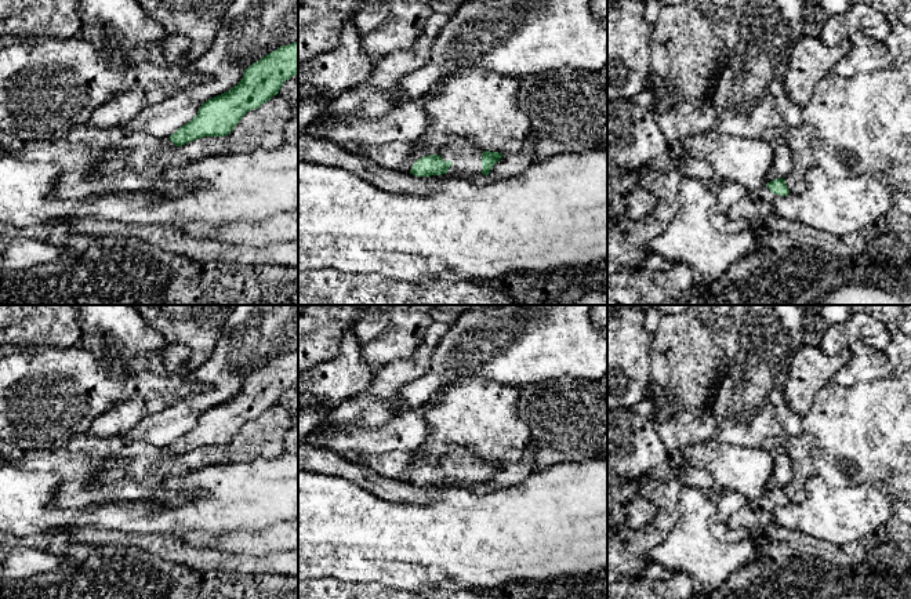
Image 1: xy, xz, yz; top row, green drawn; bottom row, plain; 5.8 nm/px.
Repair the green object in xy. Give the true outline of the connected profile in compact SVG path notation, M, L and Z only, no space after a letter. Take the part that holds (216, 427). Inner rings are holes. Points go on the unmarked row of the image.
M298 351L279 356L244 378L242 389L235 396L202 413L197 424L171 443L168 449L175 455L182 455L203 446L228 444L247 421L258 418L279 403L283 392L295 384L298 384Z

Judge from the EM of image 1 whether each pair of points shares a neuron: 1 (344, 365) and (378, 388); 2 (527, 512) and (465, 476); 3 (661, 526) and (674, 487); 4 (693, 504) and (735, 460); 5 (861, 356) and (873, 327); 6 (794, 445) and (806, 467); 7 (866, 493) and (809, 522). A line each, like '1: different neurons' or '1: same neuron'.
1: different neurons
2: different neurons
3: same neuron
4: different neurons
5: different neurons
6: same neuron
7: same neuron

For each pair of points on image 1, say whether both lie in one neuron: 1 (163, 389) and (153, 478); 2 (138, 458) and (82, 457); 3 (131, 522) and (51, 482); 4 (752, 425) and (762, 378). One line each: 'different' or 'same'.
1: different
2: same
3: same
4: same

